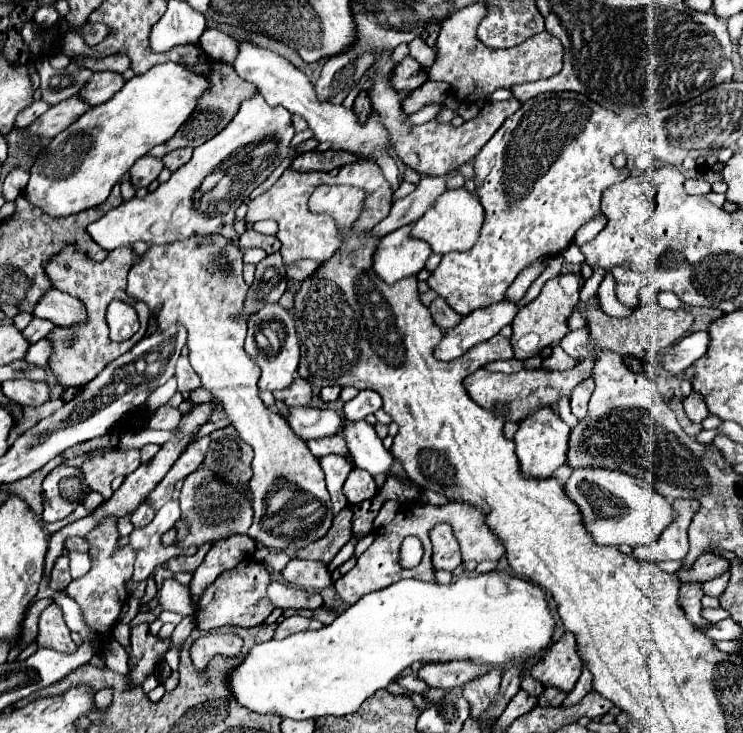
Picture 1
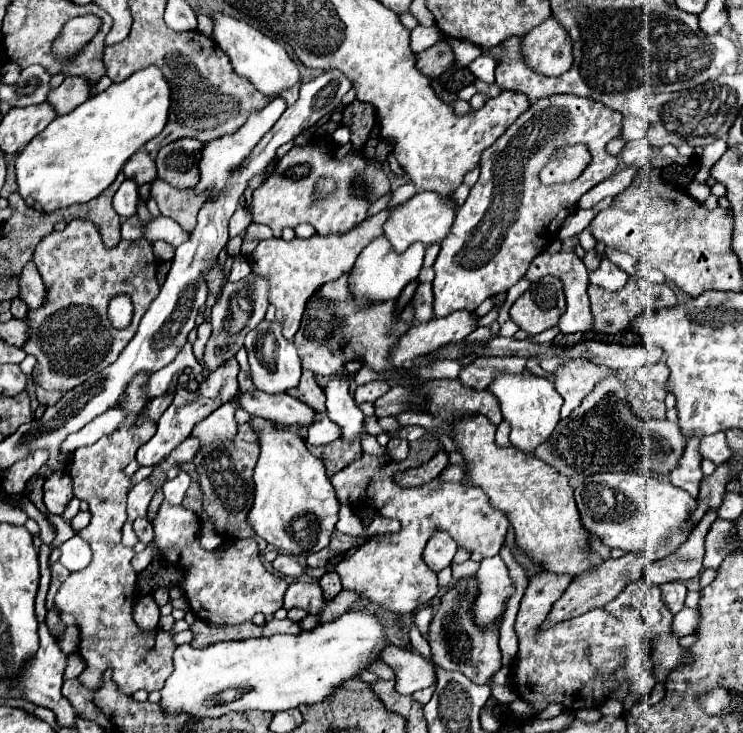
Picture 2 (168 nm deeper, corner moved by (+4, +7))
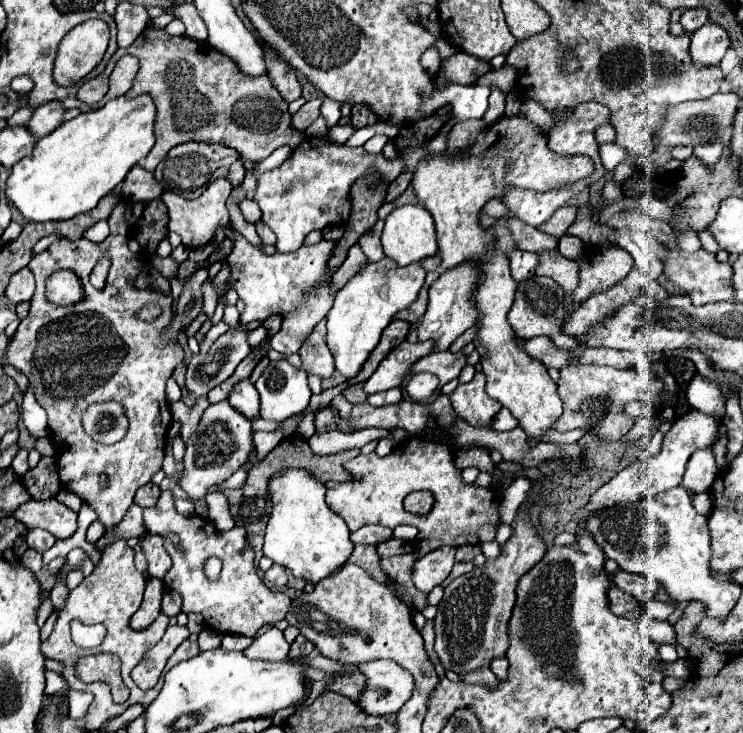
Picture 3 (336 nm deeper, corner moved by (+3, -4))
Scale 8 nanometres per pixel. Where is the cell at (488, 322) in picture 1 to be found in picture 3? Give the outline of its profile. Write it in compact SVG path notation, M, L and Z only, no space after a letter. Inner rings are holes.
M401 342L397 348L393 348L377 366L377 370L363 382L363 390L367 396L377 394L377 392L385 392L389 388L395 388L401 384L401 380L405 378L409 366L413 362L417 362L419 358L427 356L429 352L433 352L433 344L431 342Z

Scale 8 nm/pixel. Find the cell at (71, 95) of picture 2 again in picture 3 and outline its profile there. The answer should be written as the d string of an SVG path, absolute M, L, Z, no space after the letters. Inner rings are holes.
M47 102L47 104L39 106L39 108L33 112L31 120L27 122L27 130L39 140L39 138L43 138L45 134L53 132L53 130L61 124L63 112L65 112L65 110L63 110L63 104L59 104L59 102Z

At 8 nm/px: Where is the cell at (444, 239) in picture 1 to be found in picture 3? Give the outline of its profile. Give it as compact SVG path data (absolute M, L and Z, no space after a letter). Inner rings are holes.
M407 204L407 206L395 208L385 220L381 244L383 244L385 256L391 256L391 260L395 260L395 264L399 264L399 266L407 266L407 264L419 262L423 258L435 256L439 252L439 248L437 248L437 238L435 238L433 216L419 204Z

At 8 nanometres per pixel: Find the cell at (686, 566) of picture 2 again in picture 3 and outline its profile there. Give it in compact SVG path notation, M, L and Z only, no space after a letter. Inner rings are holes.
M623 570L615 572L615 576L613 576L613 584L615 584L619 590L631 594L631 596L641 604L641 606L639 606L641 612L643 612L643 604L645 604L647 600L651 600L651 598L655 596L655 592L661 588L657 582L647 580L645 576L639 576L639 574L627 574L627 572L623 572Z

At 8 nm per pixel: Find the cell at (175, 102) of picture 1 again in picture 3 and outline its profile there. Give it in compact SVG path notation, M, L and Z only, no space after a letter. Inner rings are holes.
M121 96L115 100L109 100L103 108L97 112L79 114L77 118L63 122L59 128L55 128L51 134L37 140L33 146L33 152L19 160L7 178L7 202L21 212L21 216L27 222L49 222L49 220L69 220L77 214L89 212L97 206L97 202L107 196L117 184L121 184L127 176L127 172L139 164L147 152L151 152L155 144L153 134L153 122L155 122L155 104L149 96L137 96L133 100Z

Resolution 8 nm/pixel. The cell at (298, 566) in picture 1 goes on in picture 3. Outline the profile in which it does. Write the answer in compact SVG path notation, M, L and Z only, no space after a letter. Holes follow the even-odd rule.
M273 564L273 566L265 572L265 578L267 578L271 584L275 584L275 586L283 588L283 586L287 584L287 570L285 570L283 566Z

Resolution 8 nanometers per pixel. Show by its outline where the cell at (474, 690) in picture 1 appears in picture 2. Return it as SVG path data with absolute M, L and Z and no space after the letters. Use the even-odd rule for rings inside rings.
M474 577L454 581L448 593L442 597L440 609L434 615L428 631L428 643L432 649L434 663L448 671L458 671L466 675L476 685L486 685L492 675L500 669L500 649L498 649L498 623L490 629L478 629L470 619L470 599L476 595Z

